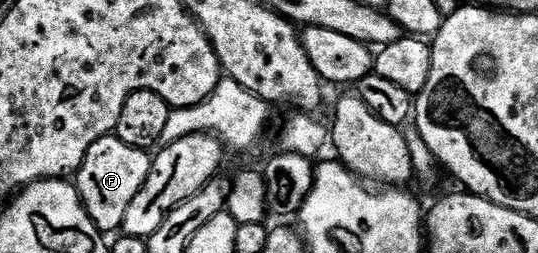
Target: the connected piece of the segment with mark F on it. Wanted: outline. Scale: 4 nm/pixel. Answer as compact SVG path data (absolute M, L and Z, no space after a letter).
M114 133L101 137L101 141L97 141L87 150L85 161L79 167L73 182L89 217L99 231L118 232L122 228L125 213L129 210L129 205L133 205L133 197L141 193L149 177L151 160L152 156L148 152L133 145L125 145L125 141L121 141Z

